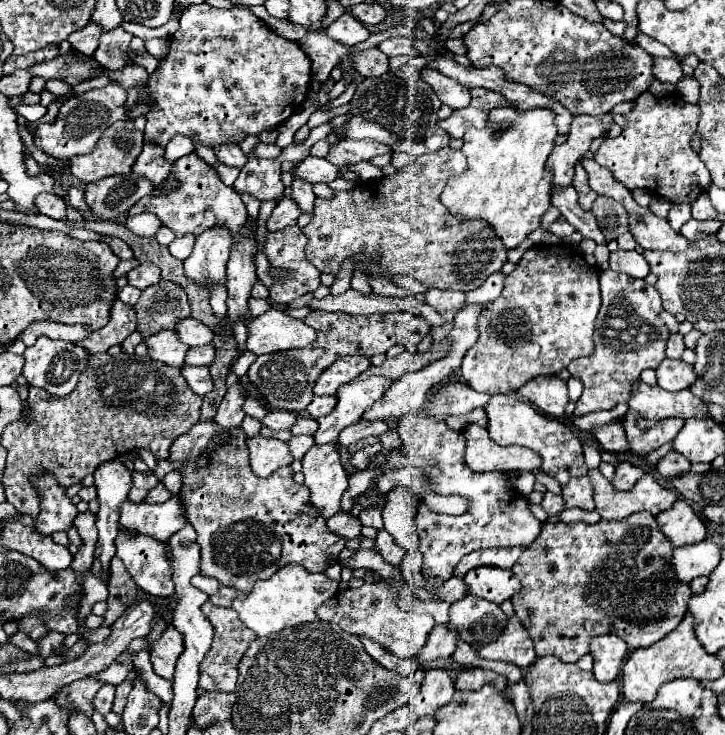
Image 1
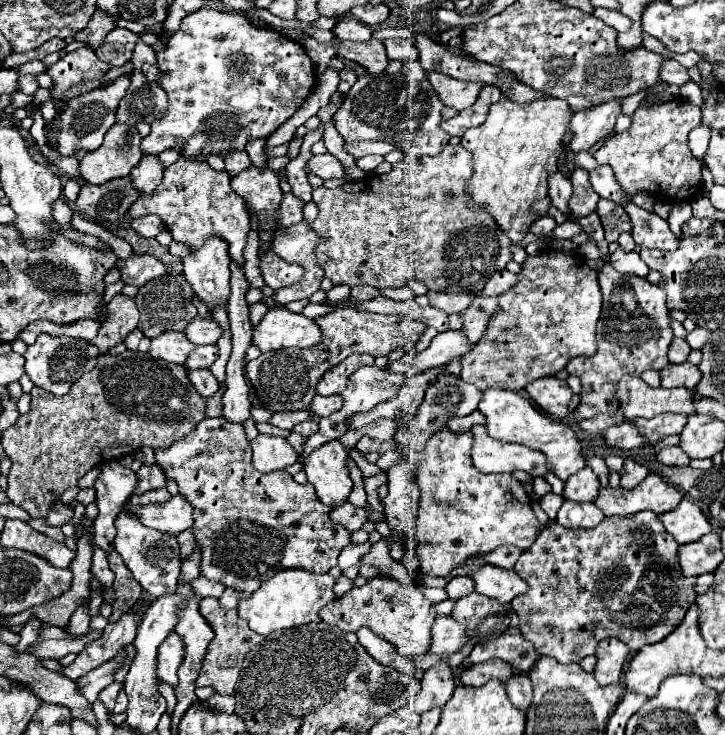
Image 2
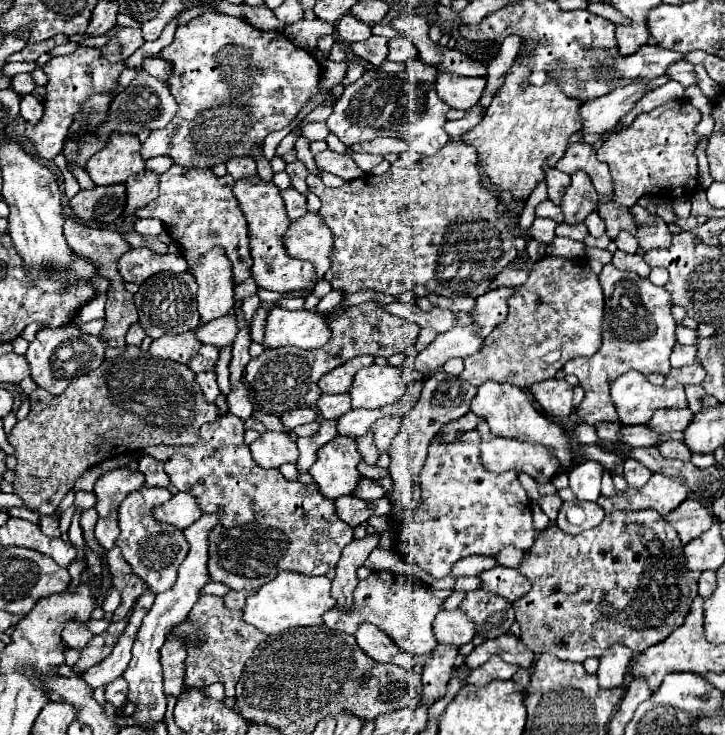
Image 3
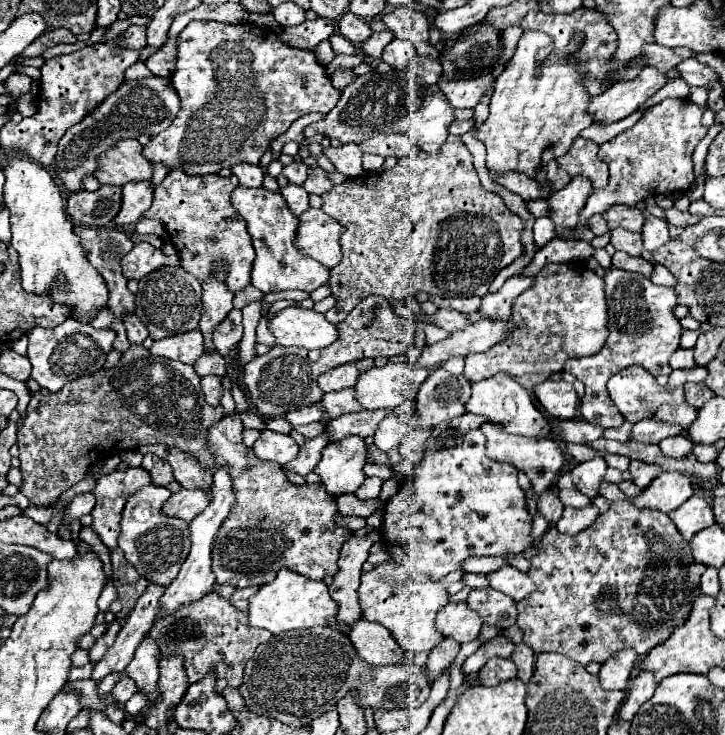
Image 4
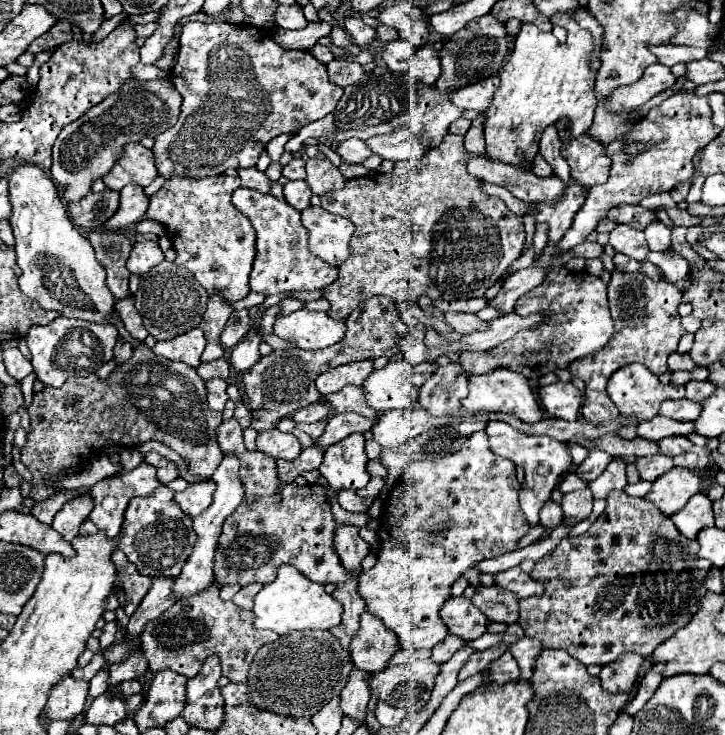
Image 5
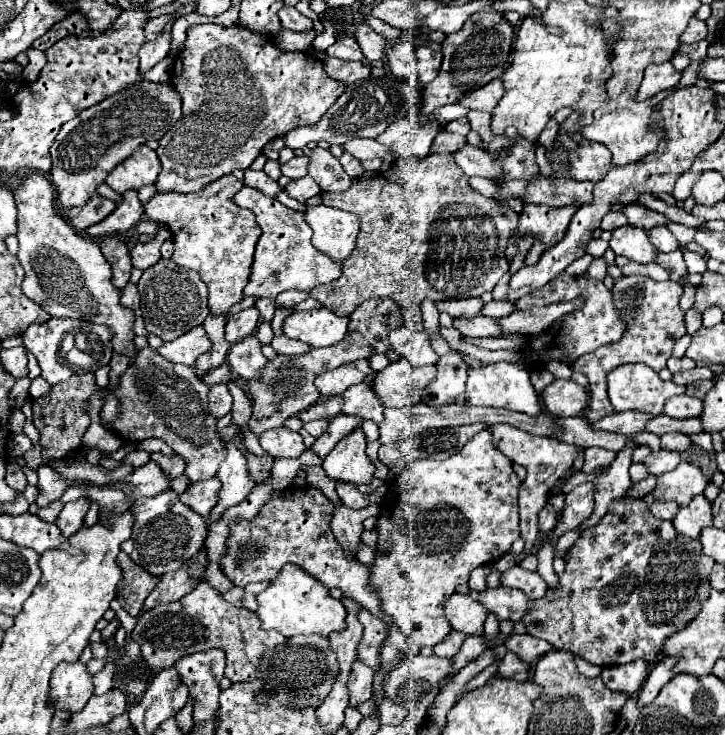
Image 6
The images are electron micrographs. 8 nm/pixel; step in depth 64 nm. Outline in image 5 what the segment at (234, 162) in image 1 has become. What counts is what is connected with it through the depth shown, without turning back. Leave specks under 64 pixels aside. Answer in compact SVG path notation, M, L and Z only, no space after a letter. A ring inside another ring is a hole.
M242 168L242 170L238 172L238 176L240 176L244 188L254 188L254 190L258 190L258 192L262 192L262 194L270 194L272 180L270 180L264 172L260 172L260 170L256 170L256 168Z

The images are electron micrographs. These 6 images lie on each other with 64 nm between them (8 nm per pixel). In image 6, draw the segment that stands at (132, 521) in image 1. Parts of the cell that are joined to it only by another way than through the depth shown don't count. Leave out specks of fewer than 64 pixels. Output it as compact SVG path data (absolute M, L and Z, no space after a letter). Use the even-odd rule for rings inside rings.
M214 476L200 484L188 486L188 490L184 494L180 494L180 500L186 506L190 506L192 510L200 512L202 516L208 516L212 512L212 508L218 504L218 492L220 492L220 480L218 480L218 476Z

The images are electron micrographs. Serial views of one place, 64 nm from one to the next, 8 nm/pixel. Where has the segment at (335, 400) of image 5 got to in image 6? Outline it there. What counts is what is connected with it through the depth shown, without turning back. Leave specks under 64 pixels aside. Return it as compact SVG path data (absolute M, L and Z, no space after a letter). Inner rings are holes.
M362 382L348 388L348 392L344 392L342 398L344 398L344 408L342 408L344 414L368 418L374 422L384 420L384 404L368 384Z

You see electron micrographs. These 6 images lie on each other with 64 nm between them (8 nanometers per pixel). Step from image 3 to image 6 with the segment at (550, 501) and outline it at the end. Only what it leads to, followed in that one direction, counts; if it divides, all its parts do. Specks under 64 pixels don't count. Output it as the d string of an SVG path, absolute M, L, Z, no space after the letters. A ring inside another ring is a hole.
M546 506L538 516L538 528L542 534L548 534L556 526L556 522L558 522L558 518L556 518L556 512L552 506Z

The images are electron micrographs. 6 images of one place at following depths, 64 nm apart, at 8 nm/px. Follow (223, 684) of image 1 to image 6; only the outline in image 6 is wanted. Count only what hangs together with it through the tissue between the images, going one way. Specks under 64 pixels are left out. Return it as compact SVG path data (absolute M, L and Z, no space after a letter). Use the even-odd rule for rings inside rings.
M200 582L184 598L170 604L158 604L138 616L132 638L140 644L142 658L154 672L174 666L182 656L204 652L208 648L222 648L226 652L226 678L232 682L254 680L264 652L288 644L288 638L280 632L262 630L256 612L228 604L222 596L216 596L216 590L206 582Z

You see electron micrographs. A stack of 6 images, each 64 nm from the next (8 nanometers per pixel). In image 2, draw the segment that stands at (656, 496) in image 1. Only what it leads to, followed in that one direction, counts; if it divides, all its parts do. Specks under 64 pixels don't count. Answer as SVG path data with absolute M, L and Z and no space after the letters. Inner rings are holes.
M648 474L648 478L638 484L634 490L624 488L600 488L596 498L596 506L606 516L628 516L640 510L652 510L656 514L664 514L674 510L684 492L674 484L668 484L658 474Z

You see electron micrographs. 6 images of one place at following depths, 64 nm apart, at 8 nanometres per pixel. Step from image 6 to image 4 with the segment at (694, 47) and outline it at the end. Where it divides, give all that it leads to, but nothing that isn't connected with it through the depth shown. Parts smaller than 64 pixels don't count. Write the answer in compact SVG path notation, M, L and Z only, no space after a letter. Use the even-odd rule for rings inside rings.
M644 44L644 56L648 56L652 66L662 68L662 72L668 72L676 64L680 64L682 60L696 58L698 54L688 48L666 48L660 44Z

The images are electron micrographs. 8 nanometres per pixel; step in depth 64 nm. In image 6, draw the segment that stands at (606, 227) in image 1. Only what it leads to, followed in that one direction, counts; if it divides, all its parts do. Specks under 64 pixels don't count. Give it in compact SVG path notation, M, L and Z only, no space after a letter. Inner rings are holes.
M626 206L624 214L628 216L628 222L636 228L644 228L644 230L652 230L656 226L666 226L666 218L658 212L652 212L644 206Z

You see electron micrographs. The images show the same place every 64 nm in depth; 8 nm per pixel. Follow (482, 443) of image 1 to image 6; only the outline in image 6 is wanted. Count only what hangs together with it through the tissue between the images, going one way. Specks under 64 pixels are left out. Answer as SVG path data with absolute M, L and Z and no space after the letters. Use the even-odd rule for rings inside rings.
M494 424L490 426L490 432L492 432L492 440L496 442L496 448L500 448L500 452L508 456L512 462L528 470L528 476L520 486L520 536L526 542L522 550L522 558L526 558L532 554L532 548L538 544L538 536L540 536L538 534L538 512L546 506L548 496L550 496L550 490L544 490L544 488L554 488L570 472L572 462L580 454L582 448L574 444L564 444L556 438L532 436L524 430L518 430L506 424Z

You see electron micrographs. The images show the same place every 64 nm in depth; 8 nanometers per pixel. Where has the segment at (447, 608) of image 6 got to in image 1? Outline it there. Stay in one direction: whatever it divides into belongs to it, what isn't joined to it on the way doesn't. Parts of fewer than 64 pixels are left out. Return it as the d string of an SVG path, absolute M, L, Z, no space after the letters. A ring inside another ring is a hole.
M436 624L430 632L430 638L426 646L422 648L420 656L416 656L418 662L430 662L436 658L448 658L456 650L458 632L450 624Z

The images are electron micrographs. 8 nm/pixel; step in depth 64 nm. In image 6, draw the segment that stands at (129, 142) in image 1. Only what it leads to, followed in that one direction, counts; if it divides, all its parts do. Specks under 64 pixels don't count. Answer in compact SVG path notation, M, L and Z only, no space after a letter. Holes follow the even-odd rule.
M144 146L144 148L138 148L128 160L124 160L124 164L118 164L108 174L106 184L112 190L124 194L128 190L138 190L146 184L154 184L160 170L162 166L156 150Z

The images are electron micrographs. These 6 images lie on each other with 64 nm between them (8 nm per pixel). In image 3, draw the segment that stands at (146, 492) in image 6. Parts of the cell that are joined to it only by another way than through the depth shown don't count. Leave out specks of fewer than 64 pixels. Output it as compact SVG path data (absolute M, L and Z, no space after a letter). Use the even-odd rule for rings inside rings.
M116 468L112 472L102 474L94 484L94 494L98 498L96 512L96 540L106 550L116 546L118 528L116 528L116 516L122 500L128 496L128 492L144 486L144 474L130 468Z

